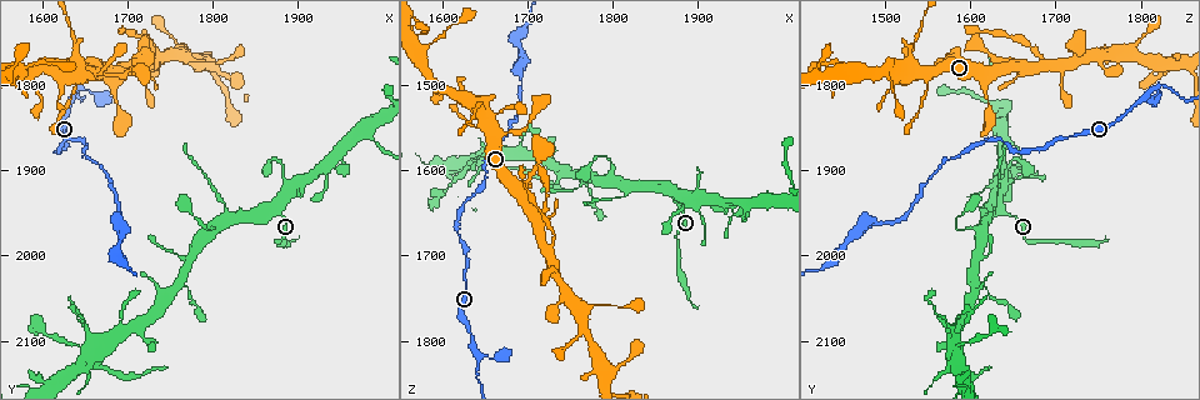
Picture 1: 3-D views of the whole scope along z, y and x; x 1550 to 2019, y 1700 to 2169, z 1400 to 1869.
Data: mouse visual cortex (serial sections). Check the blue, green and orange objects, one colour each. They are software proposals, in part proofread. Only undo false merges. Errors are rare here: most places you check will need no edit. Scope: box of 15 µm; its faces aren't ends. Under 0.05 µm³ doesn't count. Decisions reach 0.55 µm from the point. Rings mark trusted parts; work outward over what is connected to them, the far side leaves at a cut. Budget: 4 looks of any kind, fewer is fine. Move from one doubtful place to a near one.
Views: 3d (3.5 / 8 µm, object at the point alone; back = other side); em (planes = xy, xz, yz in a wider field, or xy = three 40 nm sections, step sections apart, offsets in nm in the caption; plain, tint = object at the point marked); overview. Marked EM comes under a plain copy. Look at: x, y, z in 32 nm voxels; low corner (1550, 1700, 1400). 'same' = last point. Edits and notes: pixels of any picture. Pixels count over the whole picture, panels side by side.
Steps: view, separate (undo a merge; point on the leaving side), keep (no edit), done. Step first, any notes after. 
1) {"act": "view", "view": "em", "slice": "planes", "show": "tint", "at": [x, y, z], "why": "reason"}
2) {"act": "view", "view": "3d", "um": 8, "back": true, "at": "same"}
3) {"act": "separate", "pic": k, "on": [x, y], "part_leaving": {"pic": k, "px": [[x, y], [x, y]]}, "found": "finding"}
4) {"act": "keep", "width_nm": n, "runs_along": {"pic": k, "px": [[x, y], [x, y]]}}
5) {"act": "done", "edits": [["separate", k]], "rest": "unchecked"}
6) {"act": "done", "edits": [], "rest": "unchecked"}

{"act": "view", "view": "3d", "um": 3.5, "at": [1730, 1755, 1675], "why": "thin neck"}

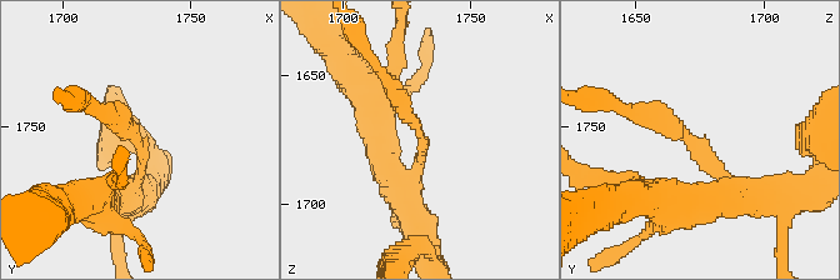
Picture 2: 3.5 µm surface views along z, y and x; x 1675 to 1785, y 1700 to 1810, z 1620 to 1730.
{"act": "view", "view": "em", "slice": "xy", "step": 5, "show": "tint", "at": [1728, 1756, 1672], "arm_widths_nm": [150, 250]}

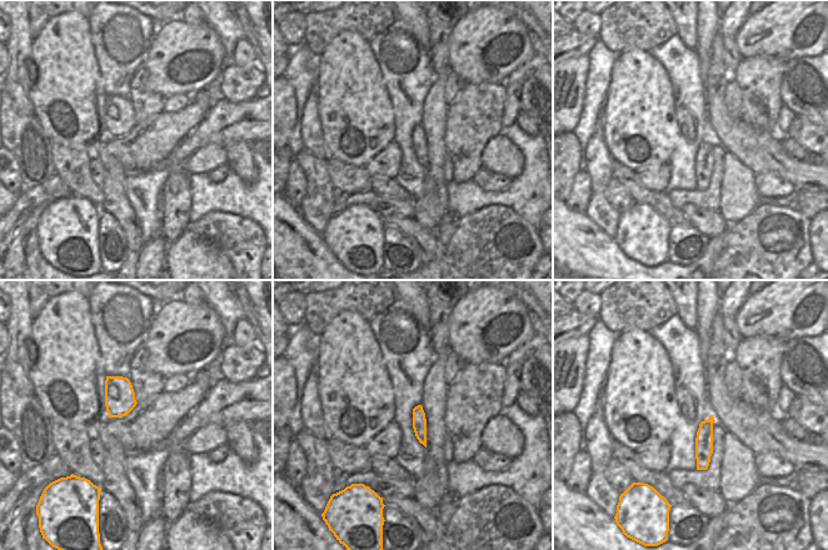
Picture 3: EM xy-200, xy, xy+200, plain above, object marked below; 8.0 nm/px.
{"act": "keep", "runs_along": {"pic": 2, "px": [[749, 196], [666, 120], [630, 111]]}, "found": "all the same cell"}

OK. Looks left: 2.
{"act": "view", "view": "3d", "um": 3.5, "at": [1660, 1790, 1540]}

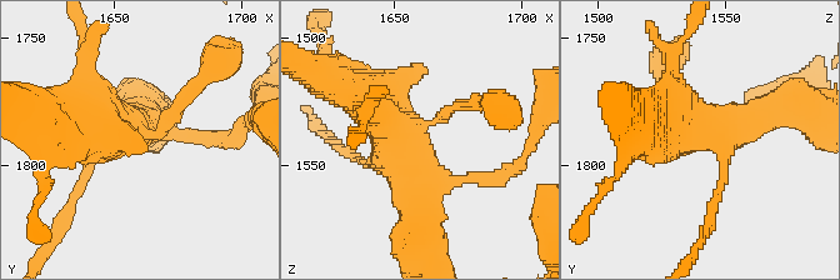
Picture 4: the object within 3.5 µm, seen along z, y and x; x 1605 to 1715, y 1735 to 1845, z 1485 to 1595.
{"act": "view", "view": "em", "slice": "xy", "step": 1, "show": "tint", "at": [1660, 1789, 1536], "why": "now the EM"}

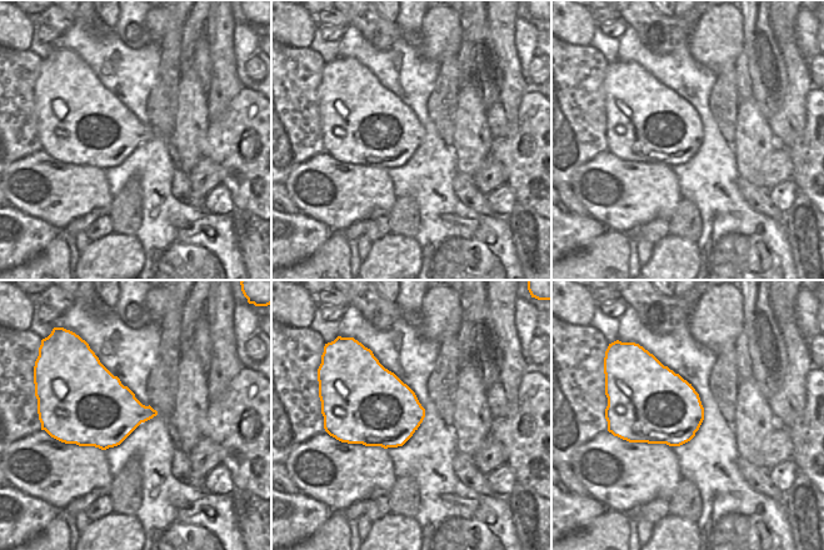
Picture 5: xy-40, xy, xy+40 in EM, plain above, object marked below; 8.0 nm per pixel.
{"act": "keep", "runs_along": {"pic": 4, "px": [[416, 205], [385, 109], [335, 80]]}, "found": "one cell here"}

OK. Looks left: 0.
{"act": "done", "edits": [], "rest": "unchecked"}

